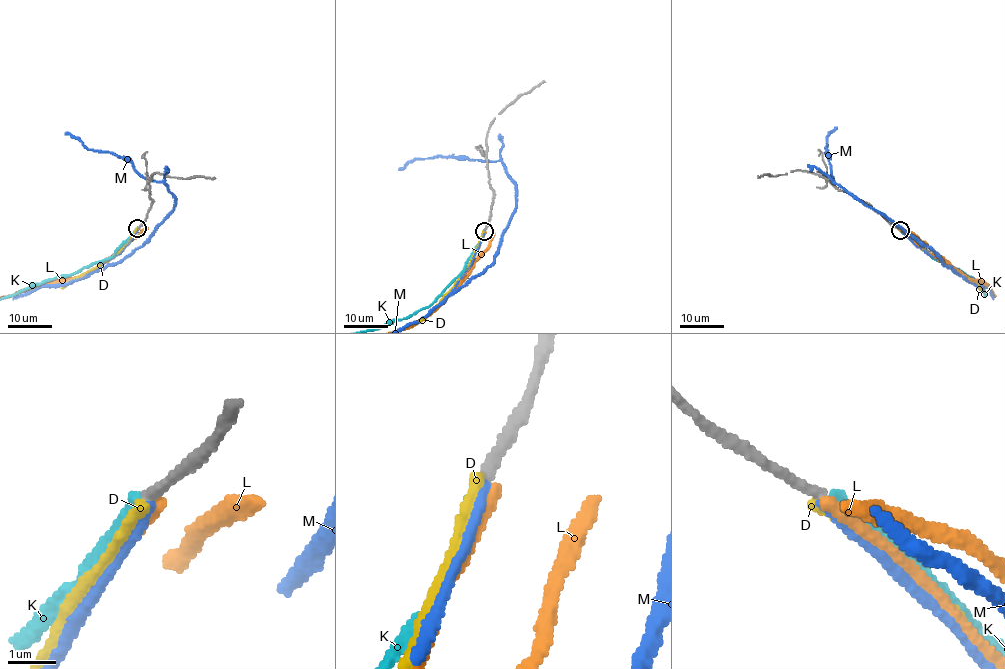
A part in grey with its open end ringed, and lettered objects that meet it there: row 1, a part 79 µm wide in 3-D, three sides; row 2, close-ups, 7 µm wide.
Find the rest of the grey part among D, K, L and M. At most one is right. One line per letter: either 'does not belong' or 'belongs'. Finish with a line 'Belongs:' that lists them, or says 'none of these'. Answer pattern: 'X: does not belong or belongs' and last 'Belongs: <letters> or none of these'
D: does not belong
K: does not belong
L: does not belong
M: belongs
Belongs: M

